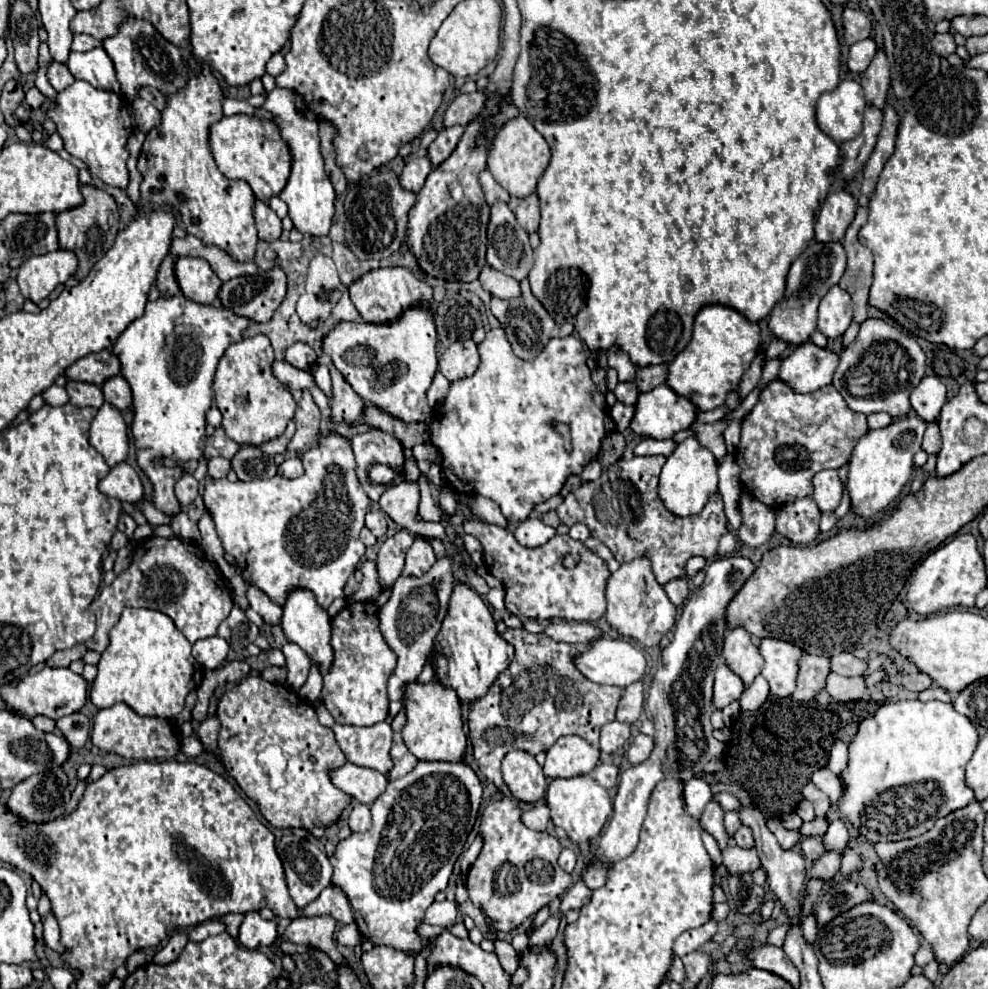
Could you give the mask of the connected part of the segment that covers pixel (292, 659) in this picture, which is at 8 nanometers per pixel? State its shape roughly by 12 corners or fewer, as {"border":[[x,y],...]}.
{"border":[[296,645],[282,647],[288,681],[298,691],[310,671],[310,657]]}

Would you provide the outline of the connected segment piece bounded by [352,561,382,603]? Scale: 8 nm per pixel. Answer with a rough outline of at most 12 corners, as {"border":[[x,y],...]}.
{"border":[[364,563],[364,579],[352,601],[368,603],[382,595],[376,565]]}

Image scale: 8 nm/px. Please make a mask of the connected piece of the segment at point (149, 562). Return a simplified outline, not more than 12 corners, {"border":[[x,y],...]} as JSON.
{"border":[[178,537],[144,539],[92,601],[90,651],[126,607],[166,613],[190,643],[232,609],[218,567]]}

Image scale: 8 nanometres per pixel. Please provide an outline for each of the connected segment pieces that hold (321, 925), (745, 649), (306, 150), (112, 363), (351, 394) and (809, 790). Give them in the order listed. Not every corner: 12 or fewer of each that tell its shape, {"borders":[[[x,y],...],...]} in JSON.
{"borders":[[[296,917],[282,939],[312,945],[346,965],[334,945],[336,919]],[[744,627],[724,639],[722,657],[746,687],[762,669],[762,655]],[[290,89],[262,107],[292,153],[280,193],[294,227],[326,235],[336,193],[324,171],[318,123]],[[112,351],[78,359],[66,369],[72,381],[104,385],[120,375]],[[328,361],[334,397],[334,421],[356,421],[362,415],[362,397]],[[810,781],[802,795],[814,805],[816,819],[826,817],[830,799]]]}

